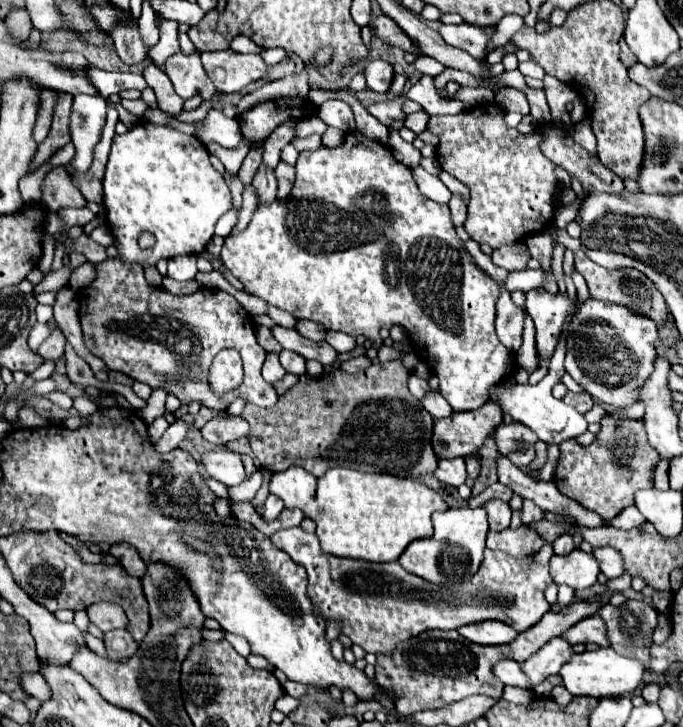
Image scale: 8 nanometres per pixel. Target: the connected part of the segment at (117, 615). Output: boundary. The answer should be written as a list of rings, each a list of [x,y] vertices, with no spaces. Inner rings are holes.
[[[108,601],[94,603],[86,611],[88,611],[90,621],[104,633],[112,631],[112,629],[126,629],[126,625],[128,625],[128,617],[126,617],[124,609],[120,609],[118,603],[108,603]]]

